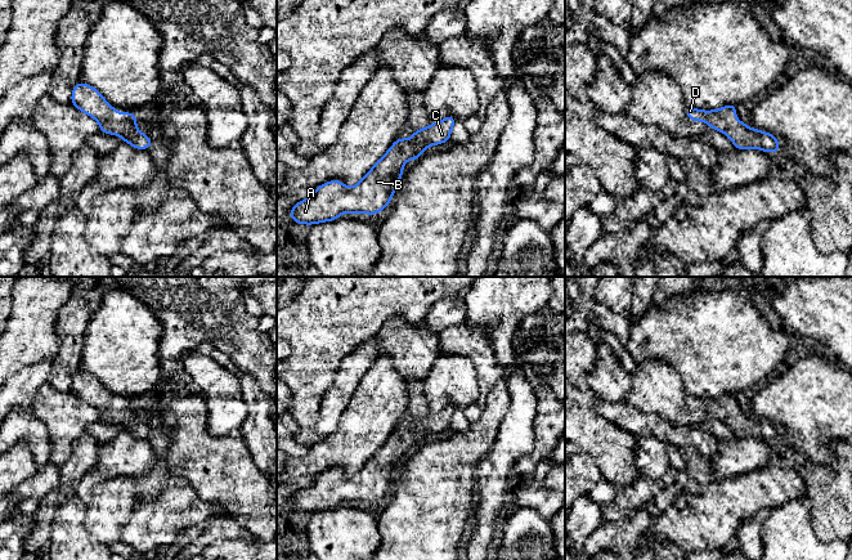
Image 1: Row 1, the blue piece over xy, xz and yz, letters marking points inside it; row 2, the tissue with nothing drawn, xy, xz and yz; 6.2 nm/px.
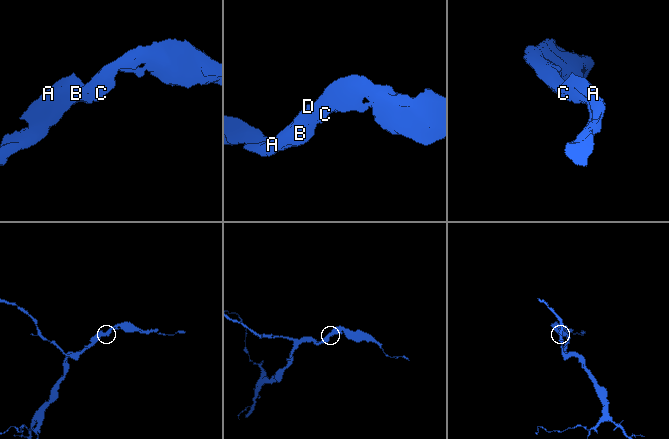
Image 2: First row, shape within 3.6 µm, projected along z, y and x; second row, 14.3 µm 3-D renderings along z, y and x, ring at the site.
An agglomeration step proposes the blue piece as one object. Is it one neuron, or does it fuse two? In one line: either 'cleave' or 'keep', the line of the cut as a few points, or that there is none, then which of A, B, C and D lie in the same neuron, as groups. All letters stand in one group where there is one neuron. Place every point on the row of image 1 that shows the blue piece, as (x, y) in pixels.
keep; cut none; groups A B C D

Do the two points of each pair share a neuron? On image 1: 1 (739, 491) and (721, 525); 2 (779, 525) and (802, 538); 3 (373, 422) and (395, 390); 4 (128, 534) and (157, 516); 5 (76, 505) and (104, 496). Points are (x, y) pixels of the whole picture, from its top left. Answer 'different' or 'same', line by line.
1: same
2: same
3: same
4: same
5: different

